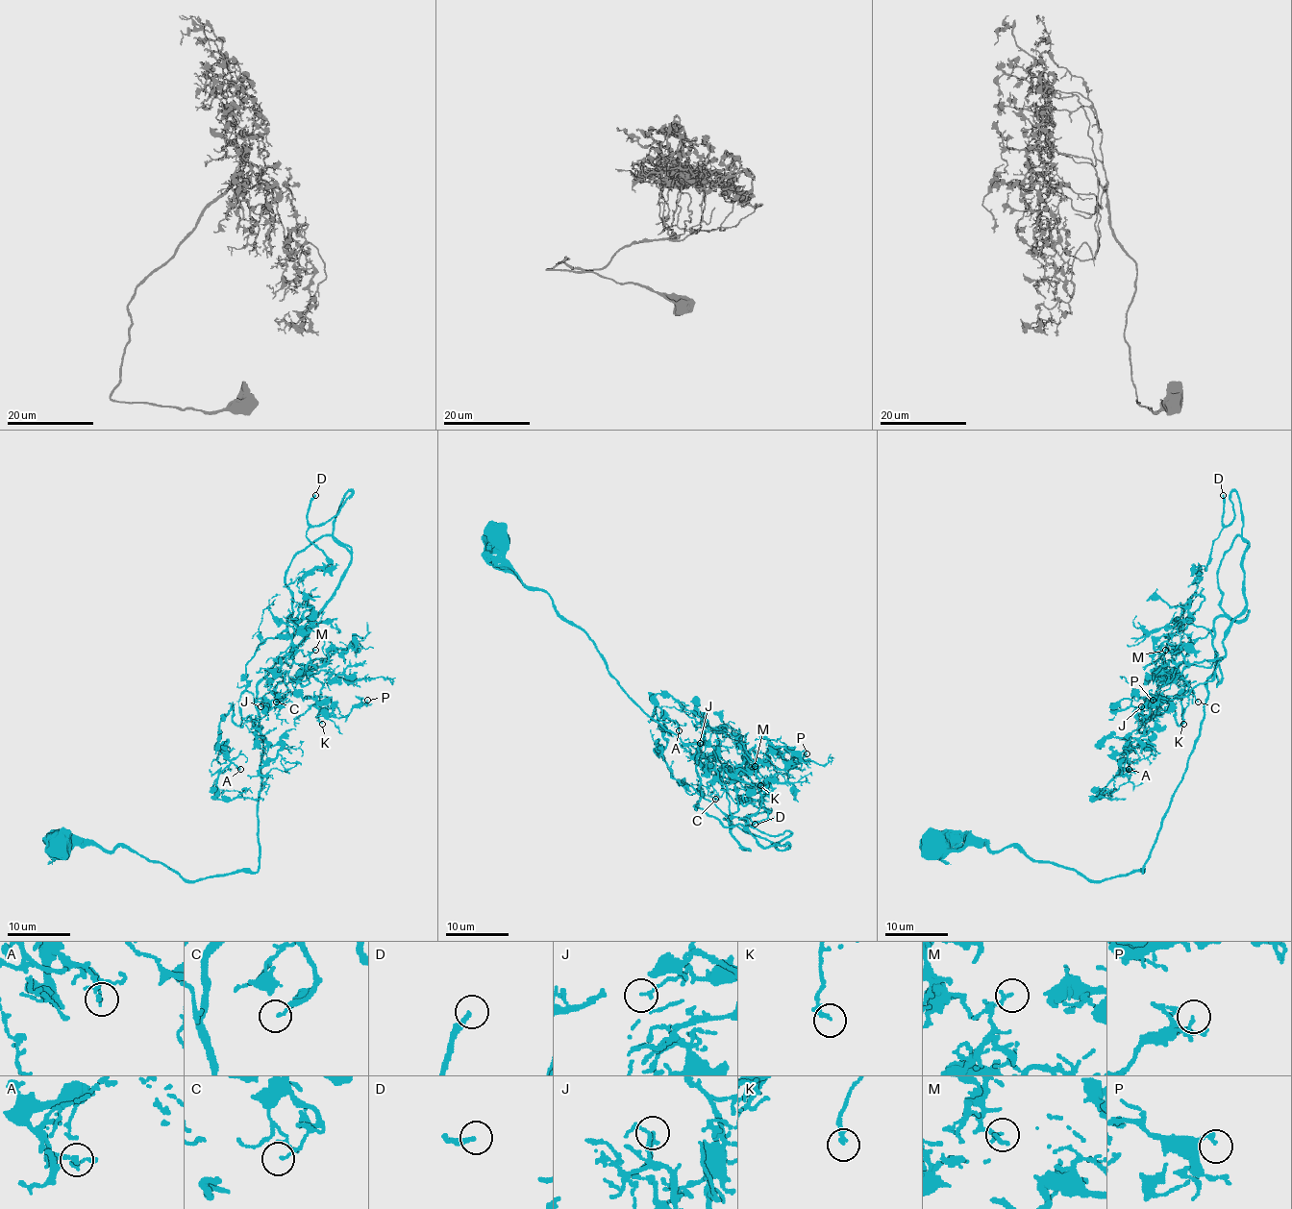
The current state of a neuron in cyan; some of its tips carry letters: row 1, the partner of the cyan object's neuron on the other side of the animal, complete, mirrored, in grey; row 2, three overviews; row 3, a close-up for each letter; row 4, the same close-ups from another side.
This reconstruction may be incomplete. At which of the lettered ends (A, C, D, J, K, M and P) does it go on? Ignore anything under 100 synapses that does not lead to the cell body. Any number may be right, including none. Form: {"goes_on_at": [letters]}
{"goes_on_at": ["D"]}

